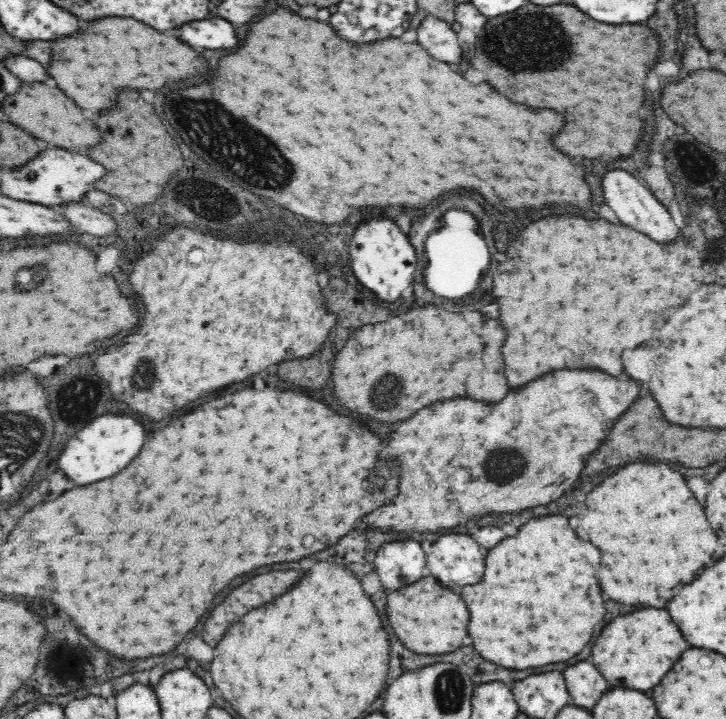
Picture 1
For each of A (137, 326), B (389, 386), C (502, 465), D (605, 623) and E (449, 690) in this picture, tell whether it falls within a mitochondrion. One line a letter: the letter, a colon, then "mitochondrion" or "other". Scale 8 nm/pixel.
A: other
B: mitochondrion
C: mitochondrion
D: other
E: mitochondrion

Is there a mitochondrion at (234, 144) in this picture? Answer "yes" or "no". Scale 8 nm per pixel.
yes

